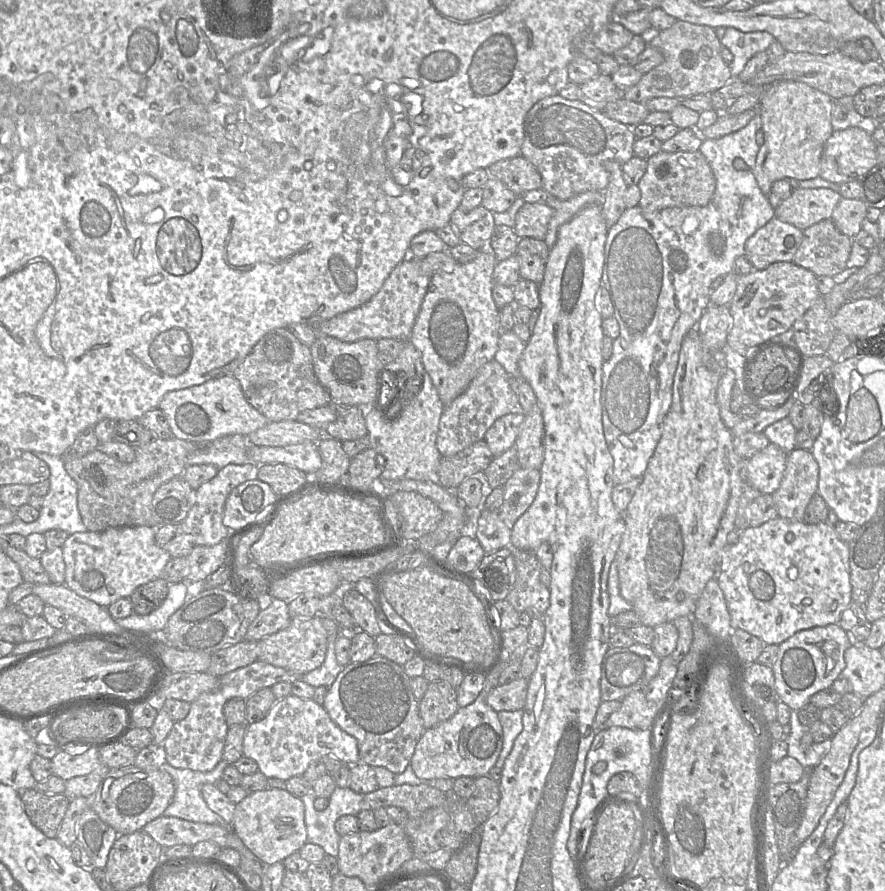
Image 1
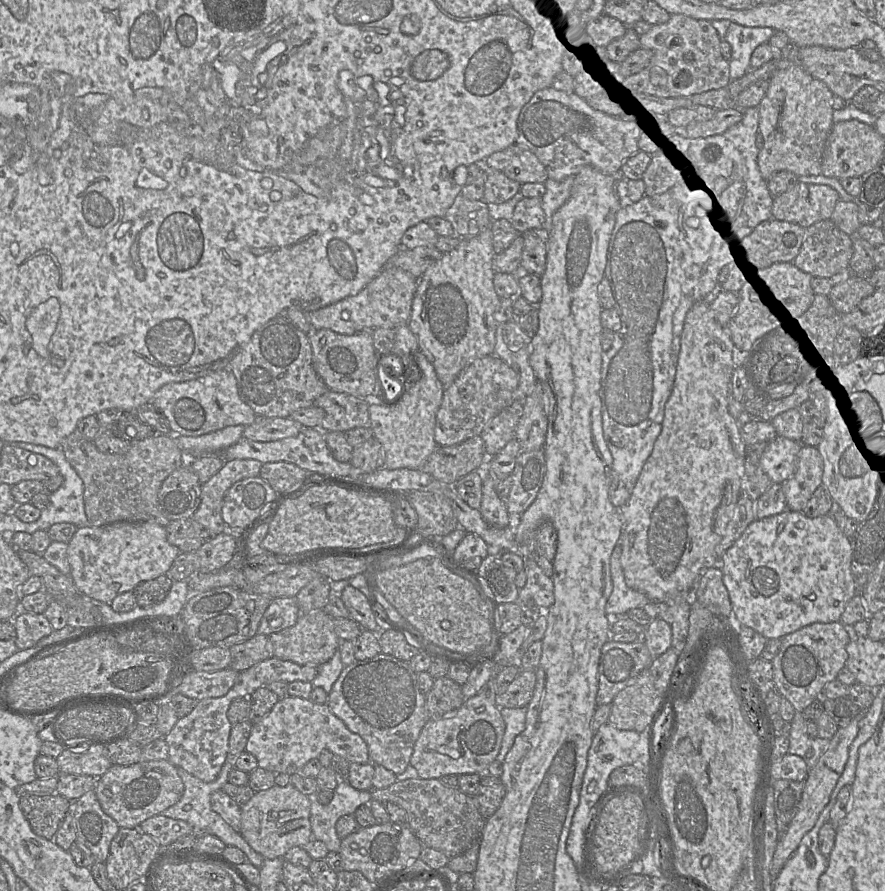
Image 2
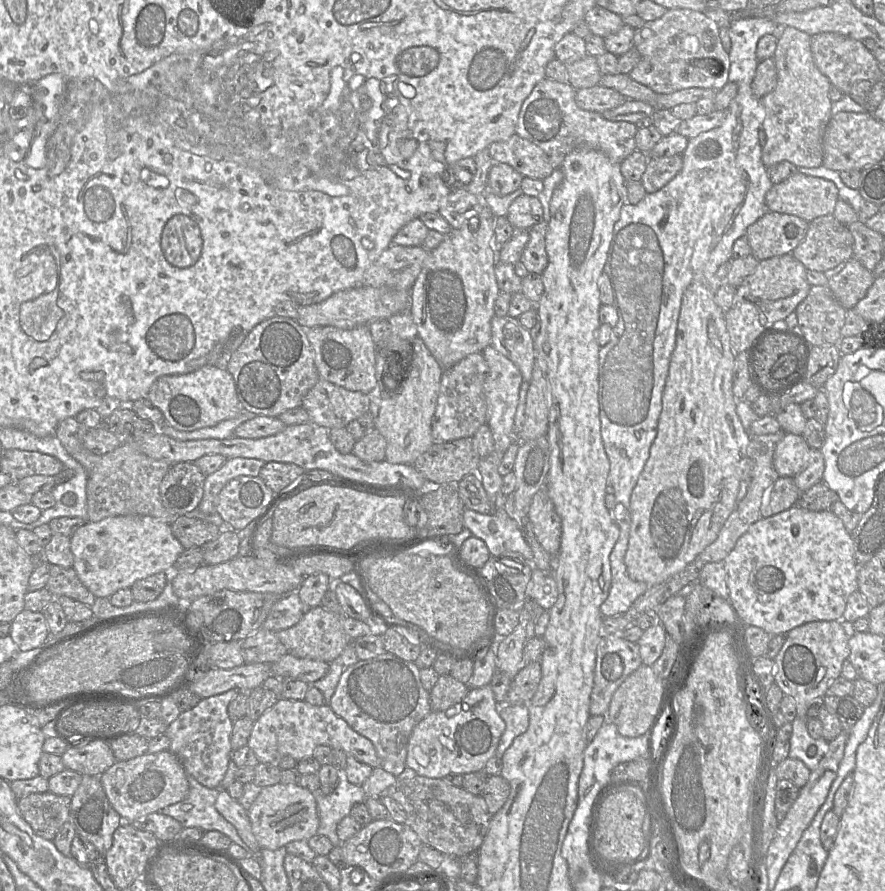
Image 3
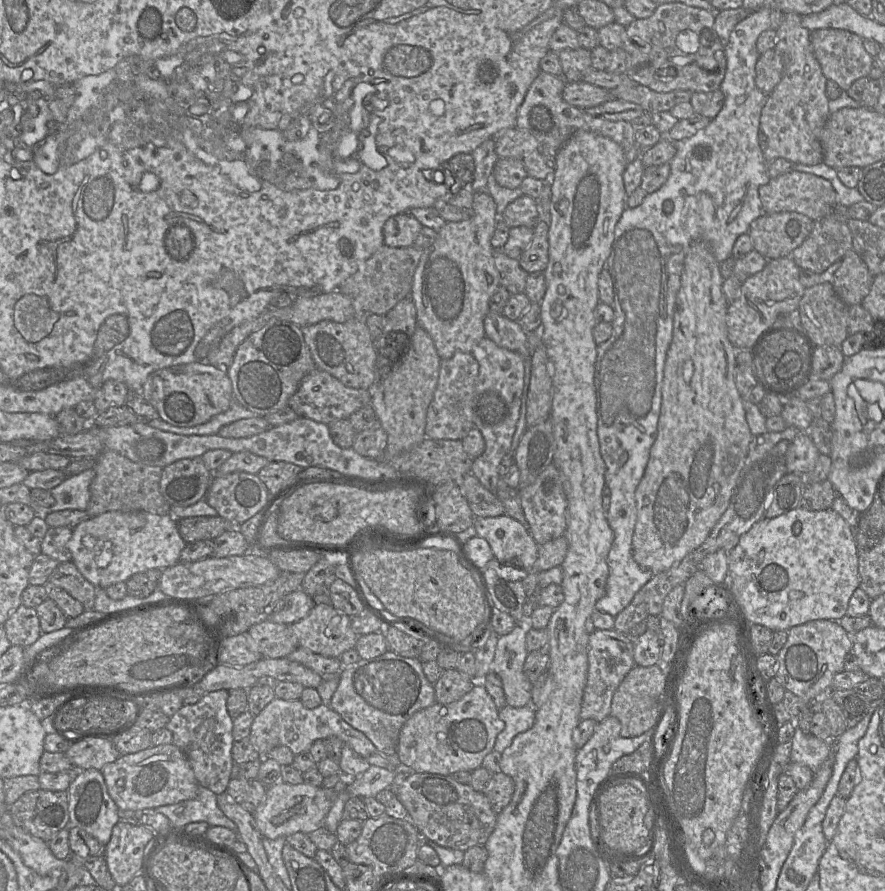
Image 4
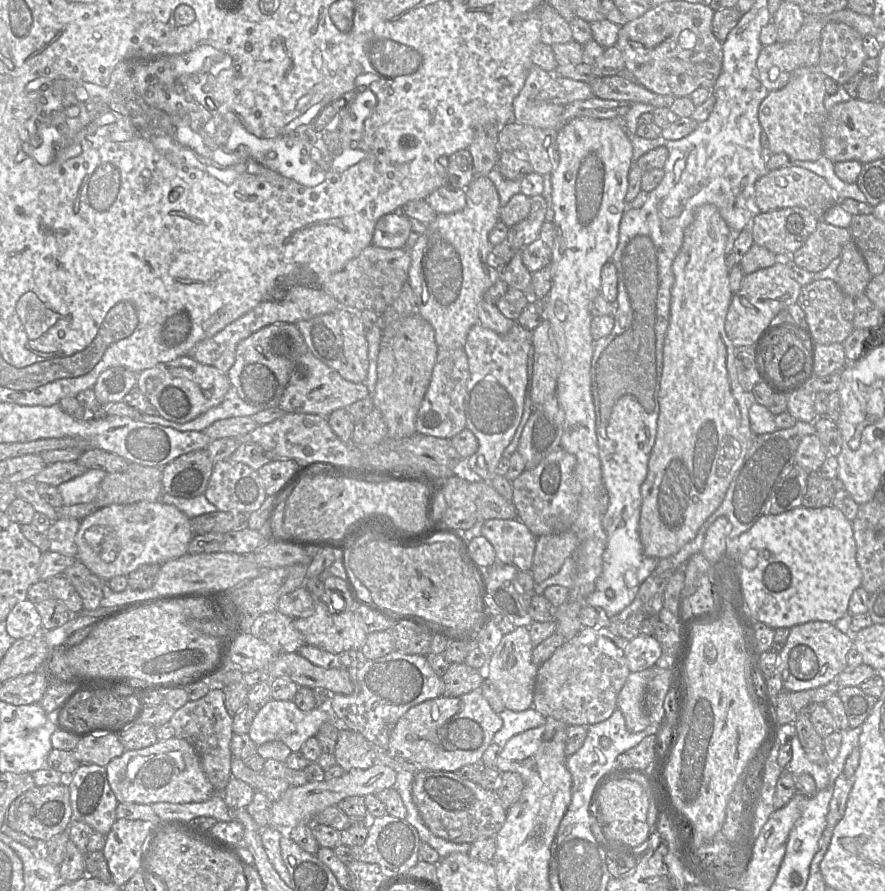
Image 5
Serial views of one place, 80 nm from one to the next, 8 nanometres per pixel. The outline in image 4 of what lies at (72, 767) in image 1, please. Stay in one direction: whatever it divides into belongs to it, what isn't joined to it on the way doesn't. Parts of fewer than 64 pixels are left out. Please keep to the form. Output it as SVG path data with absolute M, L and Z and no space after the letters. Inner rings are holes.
M88 738L73 743L65 754L75 770L102 770L106 764L121 756L112 740L101 738Z

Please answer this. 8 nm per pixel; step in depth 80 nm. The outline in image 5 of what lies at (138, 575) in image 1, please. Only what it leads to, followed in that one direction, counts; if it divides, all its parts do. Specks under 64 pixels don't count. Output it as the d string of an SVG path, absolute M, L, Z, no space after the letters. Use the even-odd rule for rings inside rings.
M136 502L133 504L112 504L97 509L85 517L75 536L77 559L104 582L114 576L127 575L143 564L160 564L179 558L187 553L193 532L190 518L174 505L163 502Z

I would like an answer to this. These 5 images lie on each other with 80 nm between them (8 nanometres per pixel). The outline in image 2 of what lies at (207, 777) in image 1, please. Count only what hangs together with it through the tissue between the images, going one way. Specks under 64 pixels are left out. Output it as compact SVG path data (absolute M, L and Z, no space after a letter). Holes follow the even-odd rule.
M228 754L219 775L212 782L203 782L190 773L187 773L183 769L178 769L179 776L181 777L184 784L184 792L177 803L167 808L160 814L165 817L187 822L193 828L193 833L189 835L215 835L221 839L226 846L235 846L240 849L249 858L249 862L251 864L257 868L260 868L264 858L251 848L251 846L246 842L239 832L236 832L218 813L213 811L210 804L211 794L214 791L222 790L223 785L228 782L228 774L235 767L237 757L238 756L232 756Z

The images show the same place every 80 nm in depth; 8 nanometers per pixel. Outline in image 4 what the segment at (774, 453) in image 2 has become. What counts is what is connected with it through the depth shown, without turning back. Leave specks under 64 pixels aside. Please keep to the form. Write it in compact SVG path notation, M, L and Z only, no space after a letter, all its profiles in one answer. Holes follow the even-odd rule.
M804 432L796 435L786 451L787 472L806 474L813 470L820 452Z

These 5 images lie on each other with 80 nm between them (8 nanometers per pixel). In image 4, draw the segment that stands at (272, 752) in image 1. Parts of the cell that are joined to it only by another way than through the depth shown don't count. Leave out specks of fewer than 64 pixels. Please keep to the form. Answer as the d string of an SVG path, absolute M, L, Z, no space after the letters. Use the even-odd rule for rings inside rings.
M276 697L254 717L249 740L258 751L259 757L267 758L267 754L275 747L286 746L294 755L298 755L309 752L316 740L324 740L332 736L340 738L356 754L367 760L370 765L394 771L394 765L373 745L364 733L350 726L330 706L324 704L314 709L308 709L303 706L300 700L283 700Z

